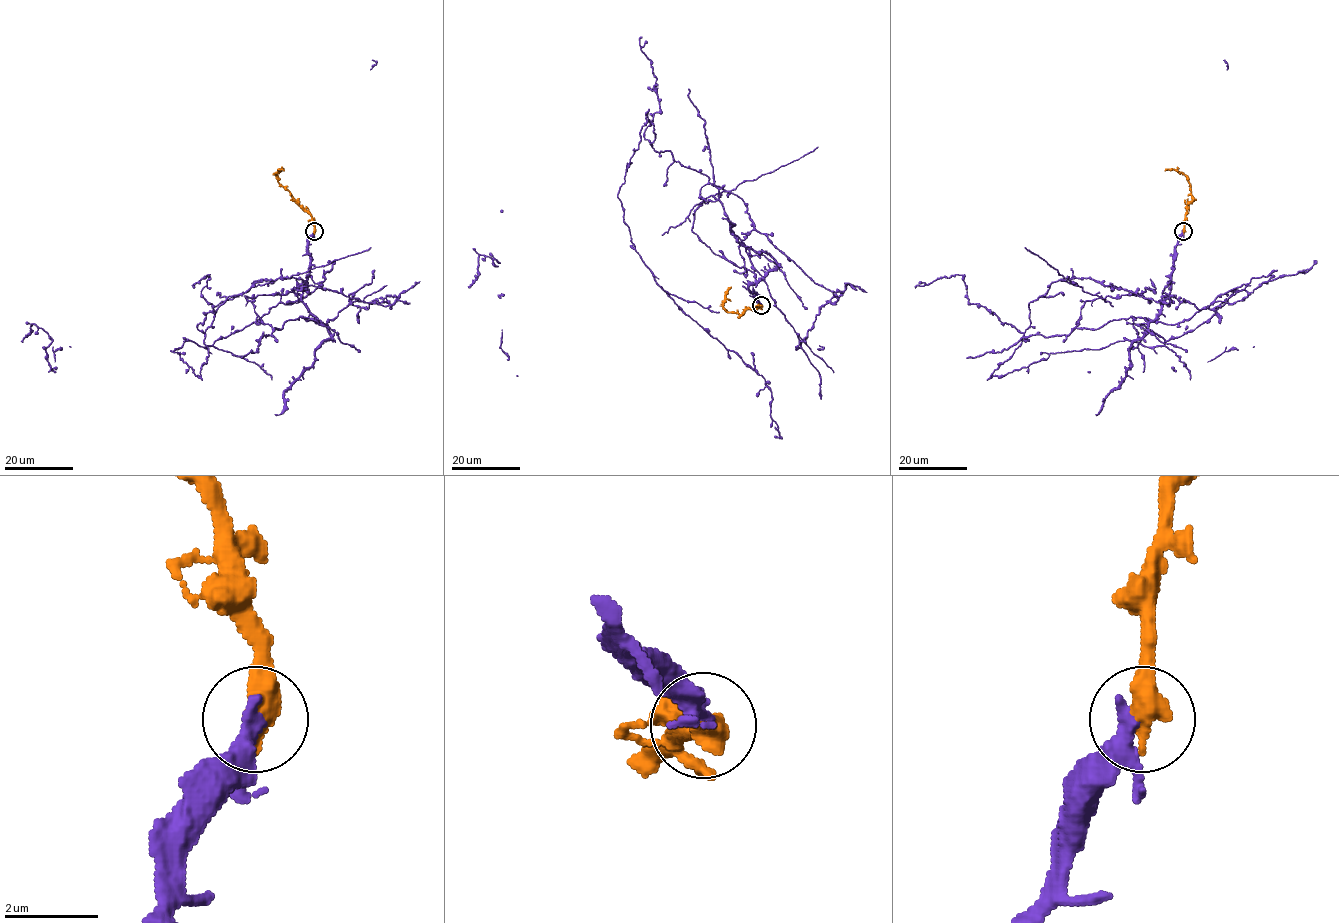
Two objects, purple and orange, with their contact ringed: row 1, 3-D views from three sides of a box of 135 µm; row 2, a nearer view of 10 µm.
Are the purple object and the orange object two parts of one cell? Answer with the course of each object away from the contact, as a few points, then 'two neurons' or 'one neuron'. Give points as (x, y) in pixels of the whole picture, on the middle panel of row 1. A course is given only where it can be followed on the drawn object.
purple via (761, 305), (762, 278), (796, 349), (843, 291), (657, 152), (647, 113), (630, 241), (763, 377), (774, 436) | orange via (761, 306), (746, 309), (741, 314), (727, 312), (723, 300), (731, 287) | one neuron

